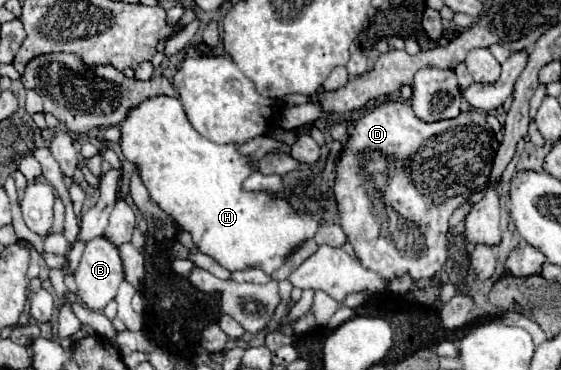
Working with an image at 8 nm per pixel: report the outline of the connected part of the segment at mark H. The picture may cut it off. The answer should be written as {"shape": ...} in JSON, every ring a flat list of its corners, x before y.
{"shape":[[154,96,140,102,126,114,124,124,120,126,122,138,120,148,128,162,138,166,144,186,152,202,156,202,166,214,170,214,178,226,192,234,200,252,212,256,226,270,244,270,244,268,260,268,266,274,278,270,286,258,300,248,308,238,316,234,320,222,314,222,314,214,298,212,288,200,272,198,268,192,244,192,242,182,250,176,254,166,246,156,236,152,234,144,214,144,206,140,202,134,194,130,182,102,170,96]]}

